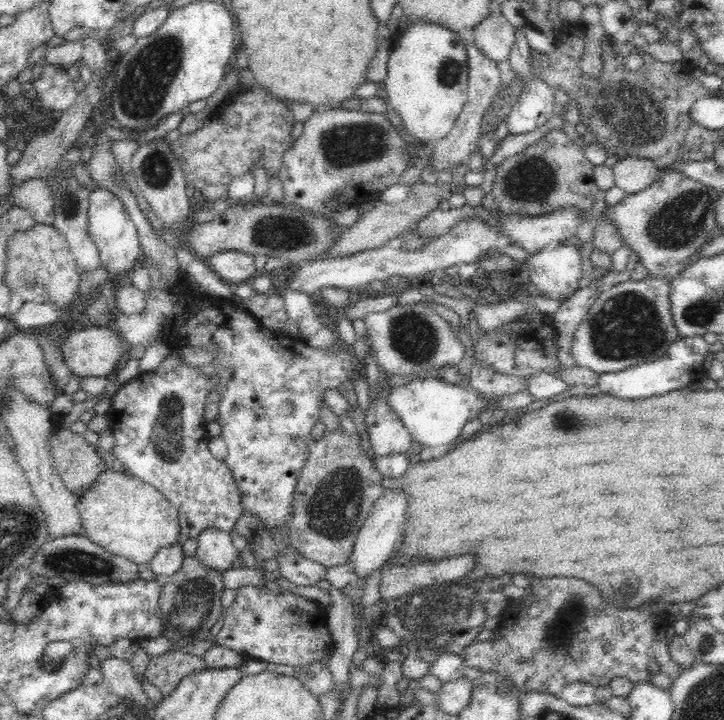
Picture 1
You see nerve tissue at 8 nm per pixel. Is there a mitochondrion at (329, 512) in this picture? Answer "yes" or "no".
yes

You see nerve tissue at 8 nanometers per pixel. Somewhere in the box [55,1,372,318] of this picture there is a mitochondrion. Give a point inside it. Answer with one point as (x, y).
(144, 81)

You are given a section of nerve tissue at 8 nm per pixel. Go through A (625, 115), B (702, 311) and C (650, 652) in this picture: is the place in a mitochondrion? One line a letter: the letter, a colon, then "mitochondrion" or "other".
A: mitochondrion
B: mitochondrion
C: other

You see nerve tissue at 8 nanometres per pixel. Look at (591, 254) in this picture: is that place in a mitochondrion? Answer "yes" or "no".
no

